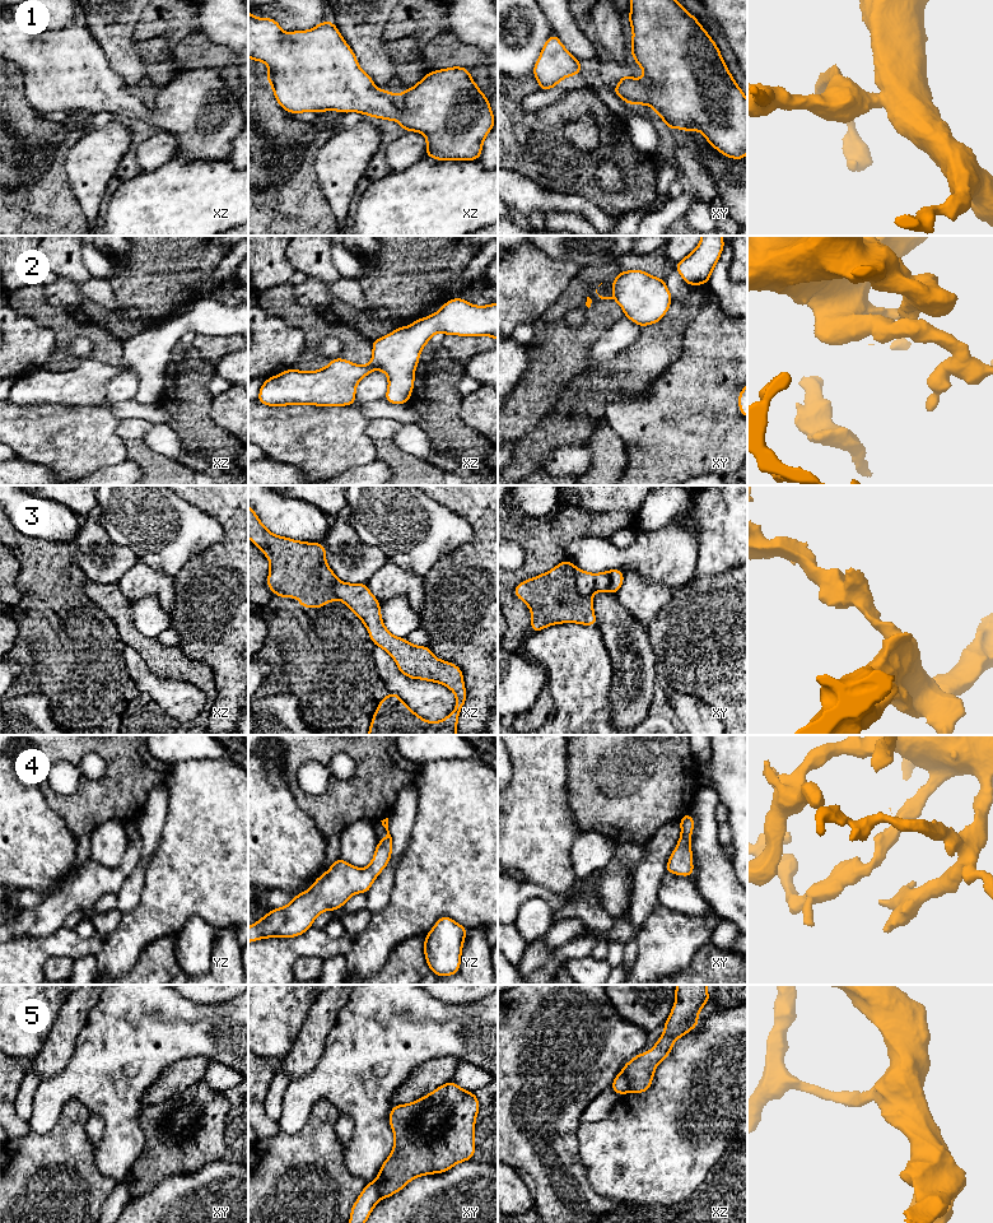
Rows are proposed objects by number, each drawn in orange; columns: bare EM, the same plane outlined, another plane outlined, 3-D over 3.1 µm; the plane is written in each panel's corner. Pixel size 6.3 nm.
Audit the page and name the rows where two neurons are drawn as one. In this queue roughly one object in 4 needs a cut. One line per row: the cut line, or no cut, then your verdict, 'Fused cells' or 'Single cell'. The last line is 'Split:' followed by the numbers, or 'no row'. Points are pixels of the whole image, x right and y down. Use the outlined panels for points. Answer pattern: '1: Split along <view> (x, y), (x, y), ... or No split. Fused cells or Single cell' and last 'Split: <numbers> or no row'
1: No split. Single cell
2: No split. Single cell
3: Split along xy (574, 567), (576, 587), (590, 598). Fused cells
4: No split. Single cell
5: Split along xz (621, 1072), (629, 1091). Fused cells
Split: 3, 5

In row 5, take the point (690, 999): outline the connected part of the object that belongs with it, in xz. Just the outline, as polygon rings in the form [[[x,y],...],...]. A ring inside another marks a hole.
[[[676,985],[675,994],[673,1008],[663,1024],[665,1033],[652,1050],[633,1057],[621,1070],[630,1093],[648,1091],[657,1065],[670,1055],[676,1040],[696,1028],[699,1022],[696,1015],[710,1000],[707,985]]]

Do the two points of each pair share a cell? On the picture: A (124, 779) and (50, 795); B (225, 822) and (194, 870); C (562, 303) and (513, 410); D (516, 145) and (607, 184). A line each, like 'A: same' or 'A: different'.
A: same
B: same
C: same
D: different

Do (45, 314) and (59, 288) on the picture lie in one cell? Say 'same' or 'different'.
different

